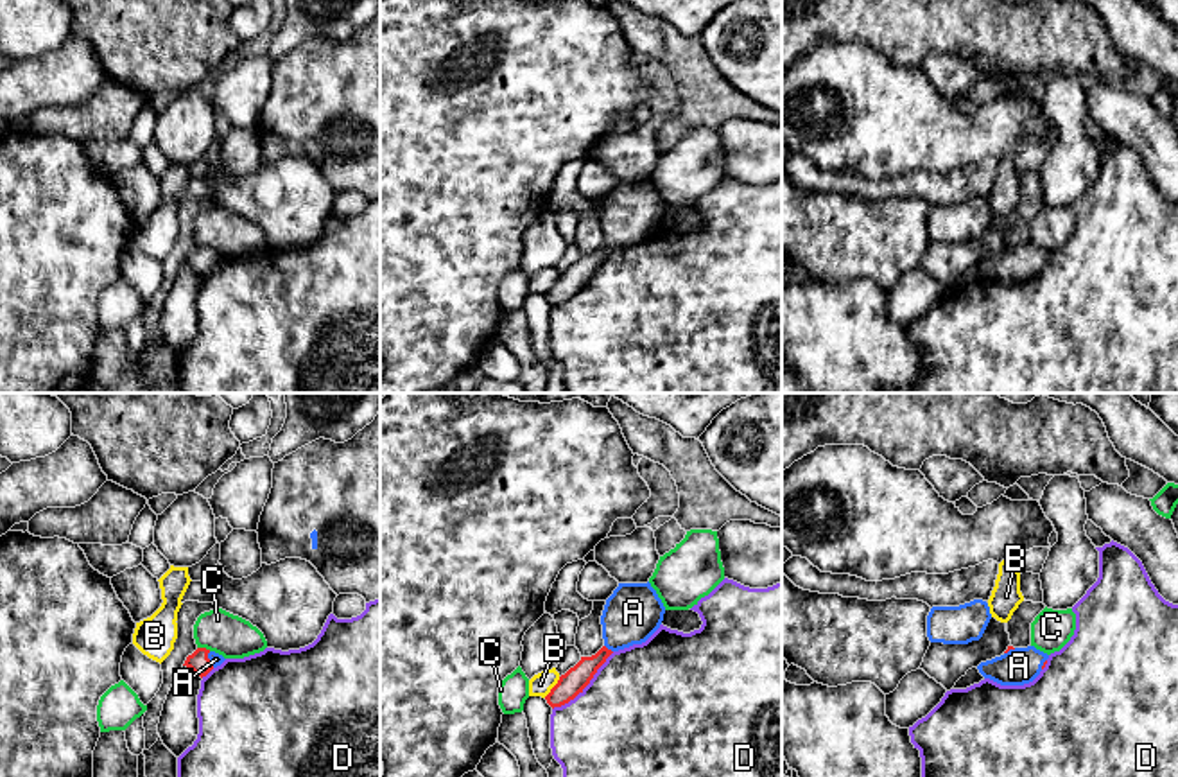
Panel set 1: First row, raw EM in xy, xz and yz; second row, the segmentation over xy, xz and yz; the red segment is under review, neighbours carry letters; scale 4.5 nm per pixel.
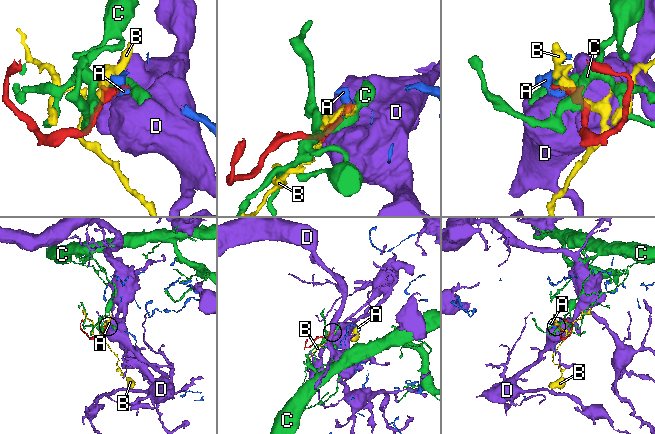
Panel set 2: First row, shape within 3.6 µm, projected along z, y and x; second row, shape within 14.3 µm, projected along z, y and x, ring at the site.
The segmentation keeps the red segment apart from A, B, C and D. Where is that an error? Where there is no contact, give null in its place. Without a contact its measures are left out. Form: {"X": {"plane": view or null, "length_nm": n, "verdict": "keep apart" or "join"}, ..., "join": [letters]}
{"A": {"plane": "xz", "length_nm": 50, "verdict": "join"}, "B": {"plane": "xz", "length_nm": 120, "verdict": "keep apart"}, "C": {"plane": "xy", "length_nm": 70, "verdict": "keep apart"}, "D": {"plane": "xz", "length_nm": 380, "verdict": "keep apart"}, "join": ["A"]}

